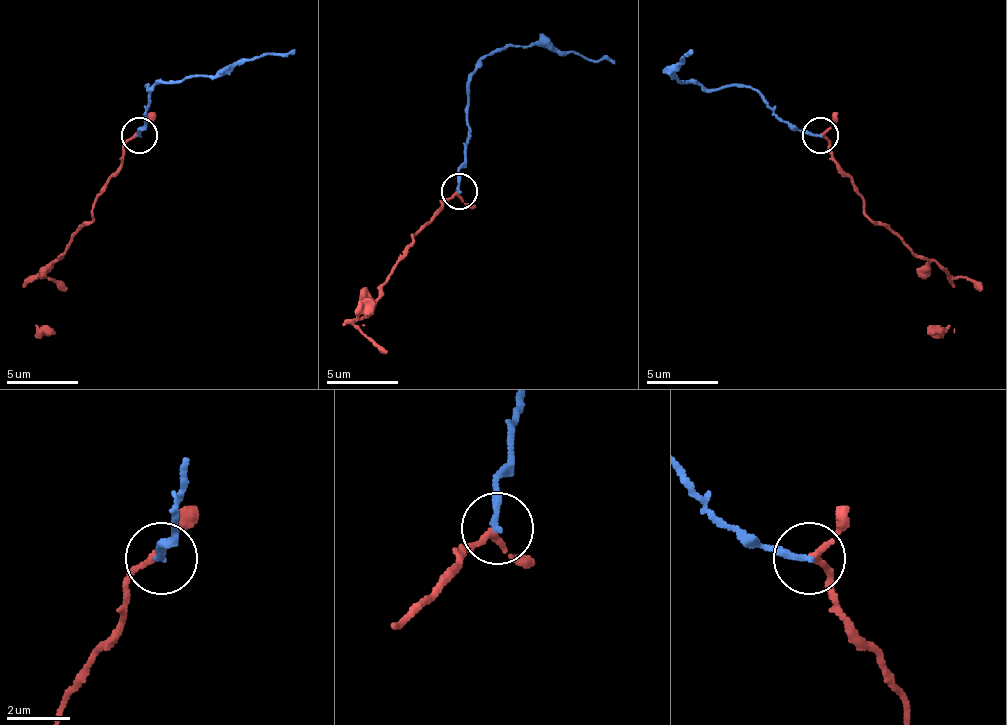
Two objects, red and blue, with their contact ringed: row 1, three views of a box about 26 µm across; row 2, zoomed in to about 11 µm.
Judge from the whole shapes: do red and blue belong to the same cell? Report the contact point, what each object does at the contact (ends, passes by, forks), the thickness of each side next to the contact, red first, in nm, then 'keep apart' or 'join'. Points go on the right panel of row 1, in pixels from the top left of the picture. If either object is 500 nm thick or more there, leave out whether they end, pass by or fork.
at (820, 135); red passes by; blue ends there; 180 nm thick on the red side, 200 nm on the other; join

